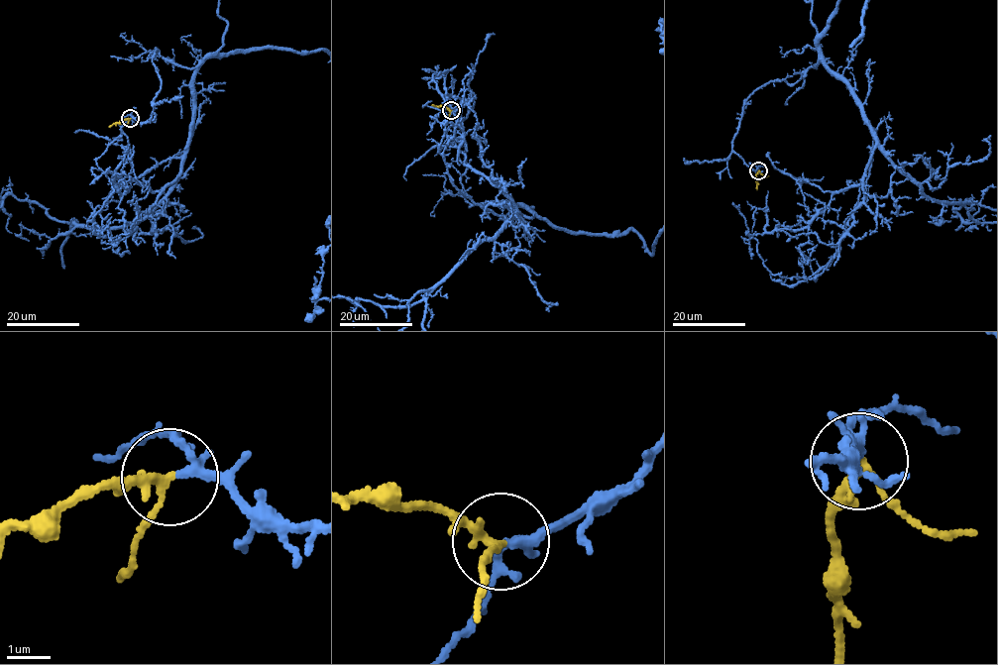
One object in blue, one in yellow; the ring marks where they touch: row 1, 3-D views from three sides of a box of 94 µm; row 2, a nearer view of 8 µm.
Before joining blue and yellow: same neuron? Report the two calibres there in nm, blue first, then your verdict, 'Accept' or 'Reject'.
Thickness 180 nm (blue) against 180 nm. Accept

